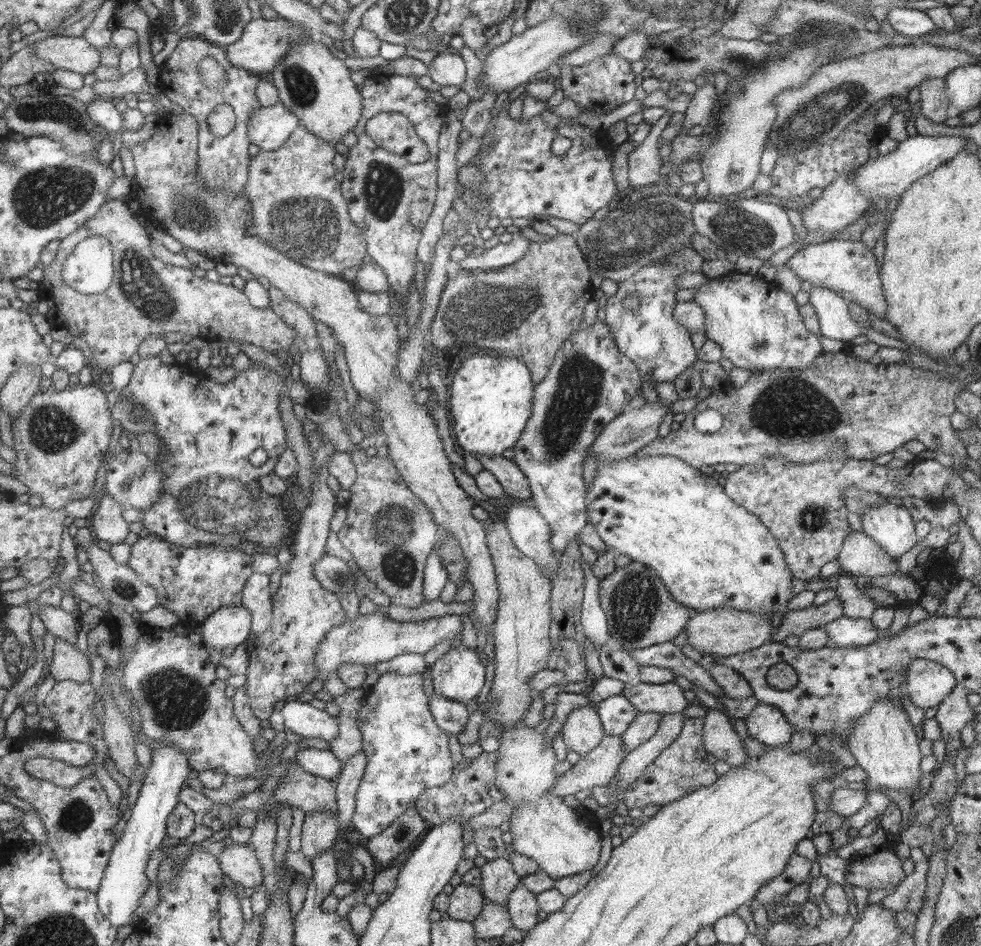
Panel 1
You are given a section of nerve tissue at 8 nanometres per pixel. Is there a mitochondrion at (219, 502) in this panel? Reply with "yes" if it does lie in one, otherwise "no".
yes

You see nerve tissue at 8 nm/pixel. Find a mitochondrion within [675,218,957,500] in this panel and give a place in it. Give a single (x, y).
(787, 407)

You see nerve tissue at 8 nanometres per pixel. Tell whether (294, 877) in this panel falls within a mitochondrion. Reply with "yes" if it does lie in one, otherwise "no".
no

